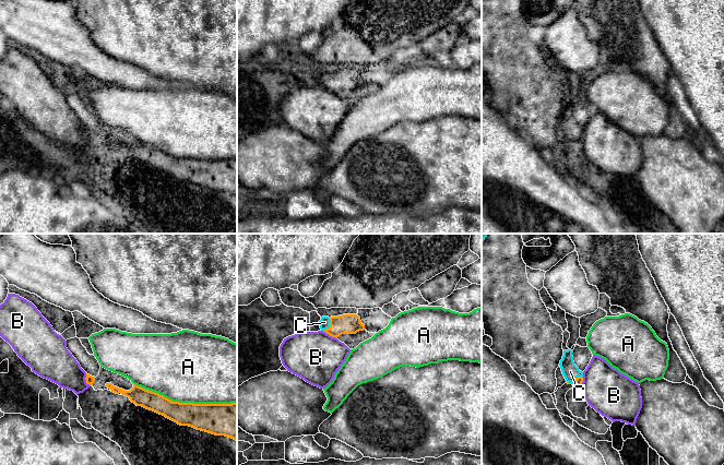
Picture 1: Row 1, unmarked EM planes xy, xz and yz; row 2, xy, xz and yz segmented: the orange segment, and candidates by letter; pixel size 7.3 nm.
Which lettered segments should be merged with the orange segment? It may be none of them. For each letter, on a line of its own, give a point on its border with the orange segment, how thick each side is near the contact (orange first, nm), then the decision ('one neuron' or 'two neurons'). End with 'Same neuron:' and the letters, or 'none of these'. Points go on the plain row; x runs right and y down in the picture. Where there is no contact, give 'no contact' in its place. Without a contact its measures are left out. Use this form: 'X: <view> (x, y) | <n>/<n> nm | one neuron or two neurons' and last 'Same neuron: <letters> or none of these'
A: xy (185, 158) | 220/500 nm | two neurons
B: xz (330, 91) | 140/380 nm | two neurons
C: xz (330, 81) | 140/80 nm | one neuron
Same neuron: C

